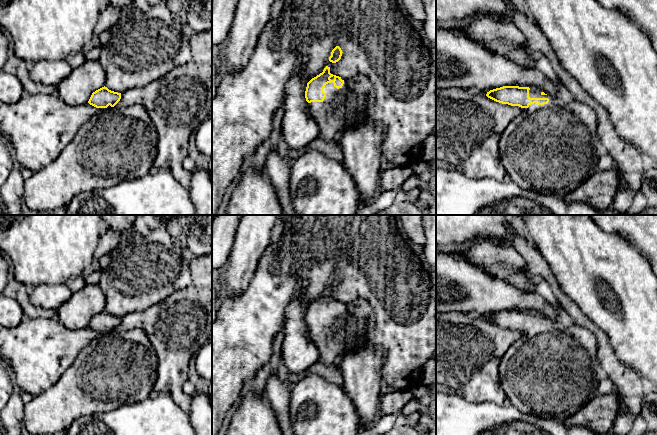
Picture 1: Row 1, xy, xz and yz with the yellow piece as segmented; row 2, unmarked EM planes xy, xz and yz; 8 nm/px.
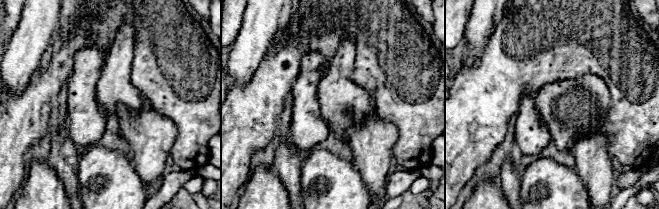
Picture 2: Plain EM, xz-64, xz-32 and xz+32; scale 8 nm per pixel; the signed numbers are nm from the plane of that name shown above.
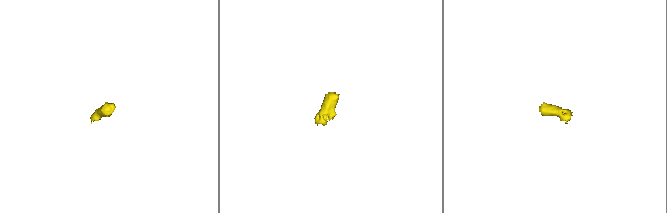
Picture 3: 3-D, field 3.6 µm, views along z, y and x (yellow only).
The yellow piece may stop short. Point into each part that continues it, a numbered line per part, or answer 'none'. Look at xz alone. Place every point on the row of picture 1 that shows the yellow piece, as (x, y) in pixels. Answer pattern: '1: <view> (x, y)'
1: xz (342, 108)

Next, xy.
1: xy (118, 144)

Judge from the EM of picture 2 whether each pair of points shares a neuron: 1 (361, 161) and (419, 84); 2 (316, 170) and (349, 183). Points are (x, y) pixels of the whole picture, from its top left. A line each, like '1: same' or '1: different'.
1: different
2: same

